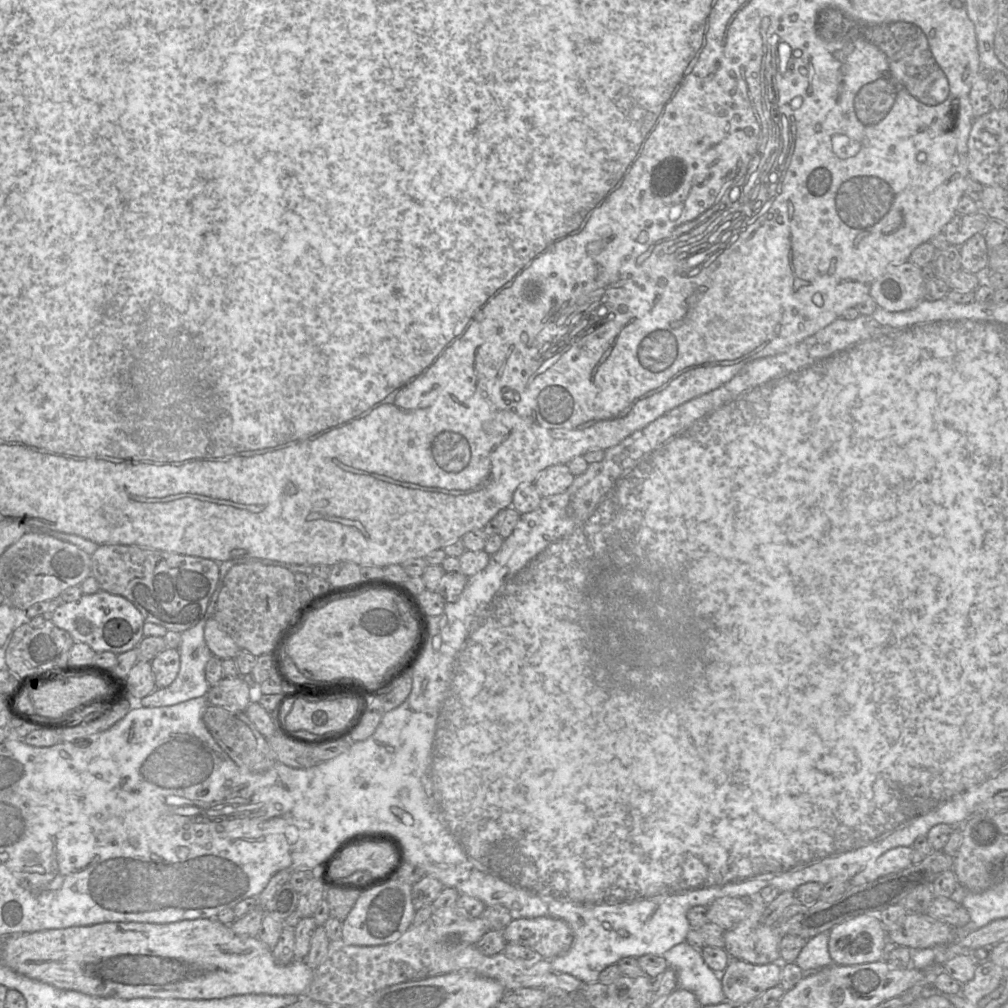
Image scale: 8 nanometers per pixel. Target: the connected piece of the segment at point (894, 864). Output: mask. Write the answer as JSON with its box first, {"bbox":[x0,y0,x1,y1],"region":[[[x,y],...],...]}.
{"bbox":[850,847,925,886],"region":[[[897,847],[879,856],[873,863],[869,863],[864,870],[850,879],[851,886],[862,885],[877,878],[901,871],[917,864],[925,856],[920,855],[912,847]]]}

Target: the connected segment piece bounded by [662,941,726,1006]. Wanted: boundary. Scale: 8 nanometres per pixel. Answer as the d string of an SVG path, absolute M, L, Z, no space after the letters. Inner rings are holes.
M683 941L662 956L669 967L676 971L677 988L693 992L702 1006L726 1001L720 973L716 973L706 964L701 950Z

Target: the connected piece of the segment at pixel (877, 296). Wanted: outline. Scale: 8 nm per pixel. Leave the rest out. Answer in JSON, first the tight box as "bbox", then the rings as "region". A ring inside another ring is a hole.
{"bbox":[869,261,924,312],"region":[[[906,261],[886,268],[869,291],[878,309],[898,312],[910,309],[924,299],[921,268]]]}

